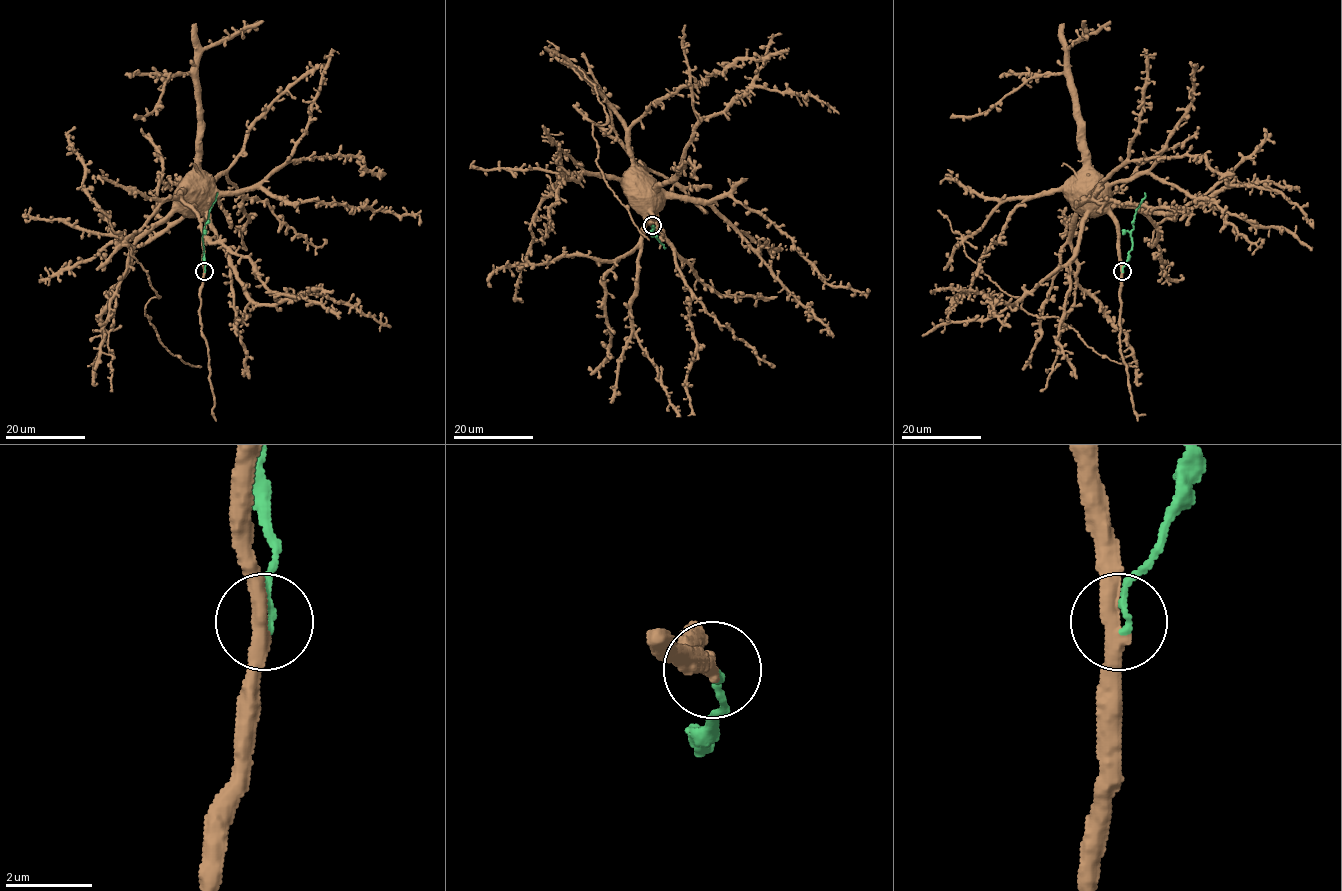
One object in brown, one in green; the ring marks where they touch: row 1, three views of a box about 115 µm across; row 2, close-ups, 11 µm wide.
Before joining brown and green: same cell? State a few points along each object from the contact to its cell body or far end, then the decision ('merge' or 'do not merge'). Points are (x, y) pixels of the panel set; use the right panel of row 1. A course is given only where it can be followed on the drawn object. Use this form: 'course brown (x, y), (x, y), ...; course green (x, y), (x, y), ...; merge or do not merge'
course brown (1122, 271), (1116, 219), (1094, 197), (1076, 196), (1076, 192); course green (1122, 271), (1132, 246), (1132, 222), (1144, 193); do not merge

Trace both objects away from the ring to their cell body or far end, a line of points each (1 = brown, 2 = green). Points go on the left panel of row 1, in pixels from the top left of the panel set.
1: (205, 271), (203, 232), (206, 197), (188, 196), (189, 192)
2: (205, 271), (203, 231), (218, 193)

